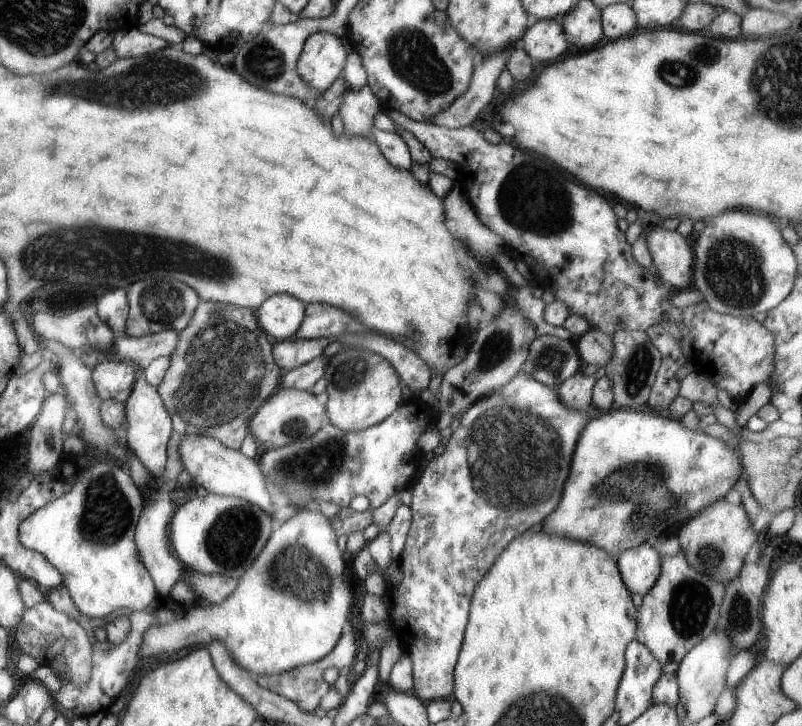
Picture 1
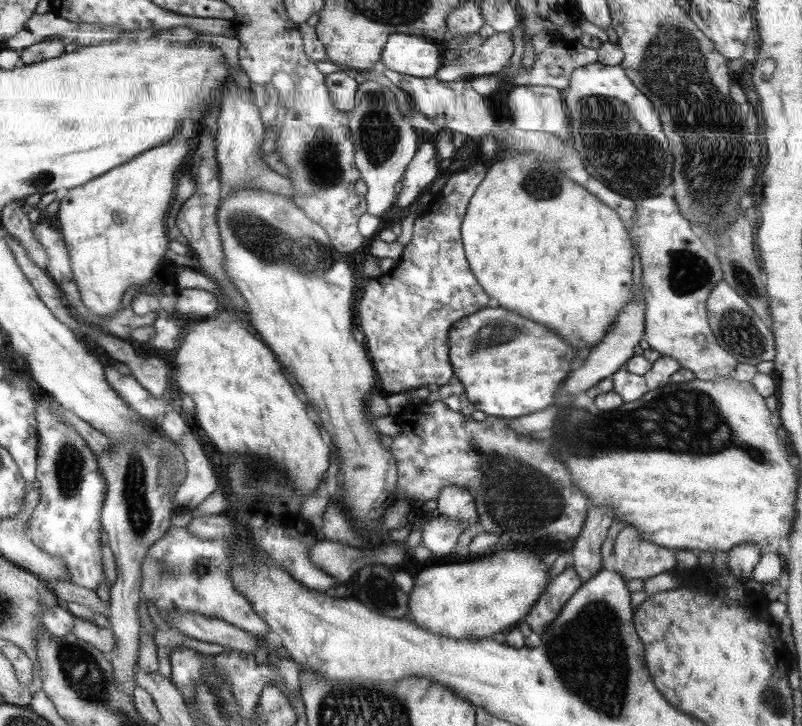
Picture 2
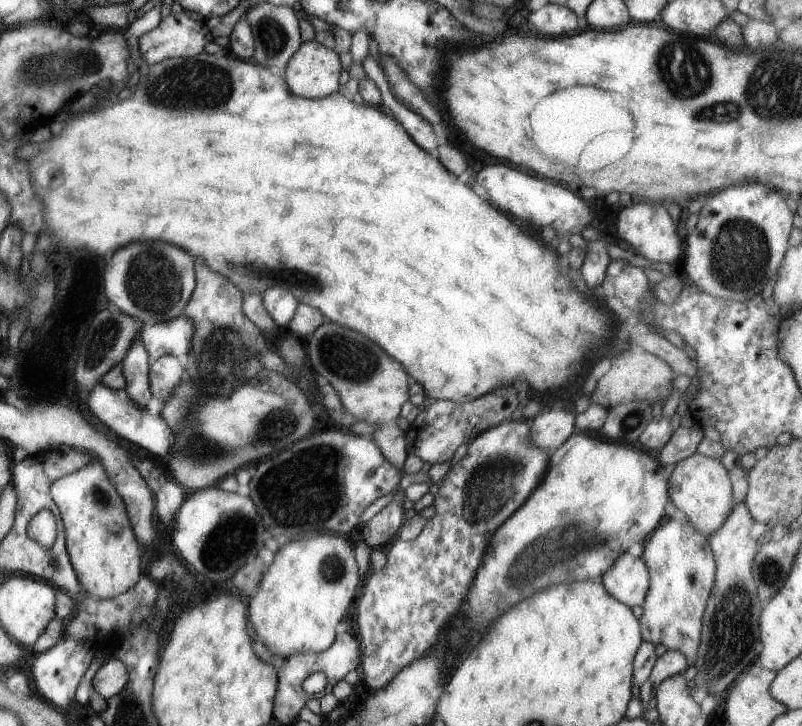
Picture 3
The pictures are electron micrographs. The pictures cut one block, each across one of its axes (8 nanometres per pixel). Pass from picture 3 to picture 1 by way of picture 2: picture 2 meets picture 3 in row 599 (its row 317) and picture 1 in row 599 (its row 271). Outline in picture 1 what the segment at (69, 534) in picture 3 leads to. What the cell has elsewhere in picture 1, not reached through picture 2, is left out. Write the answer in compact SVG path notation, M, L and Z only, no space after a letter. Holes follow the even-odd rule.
M113 461L94 462L82 470L69 492L40 508L20 524L19 538L24 547L40 552L62 574L62 585L80 613L100 620L121 607L142 611L148 609L159 596L135 540L135 529L145 502L145 494L137 488L126 466L118 466Z

